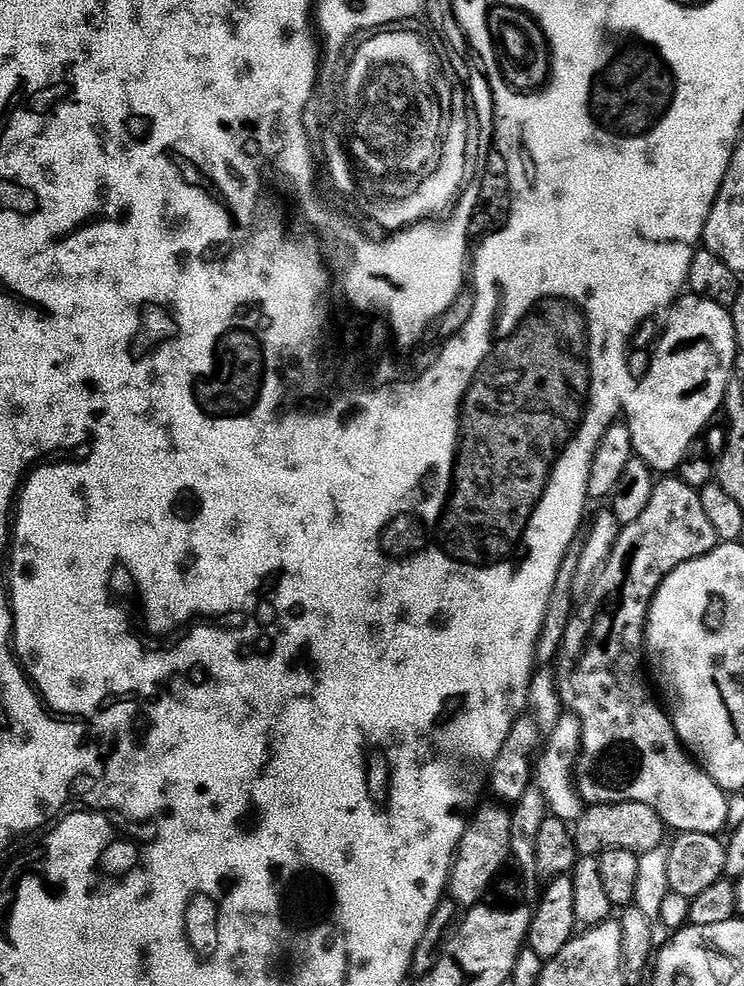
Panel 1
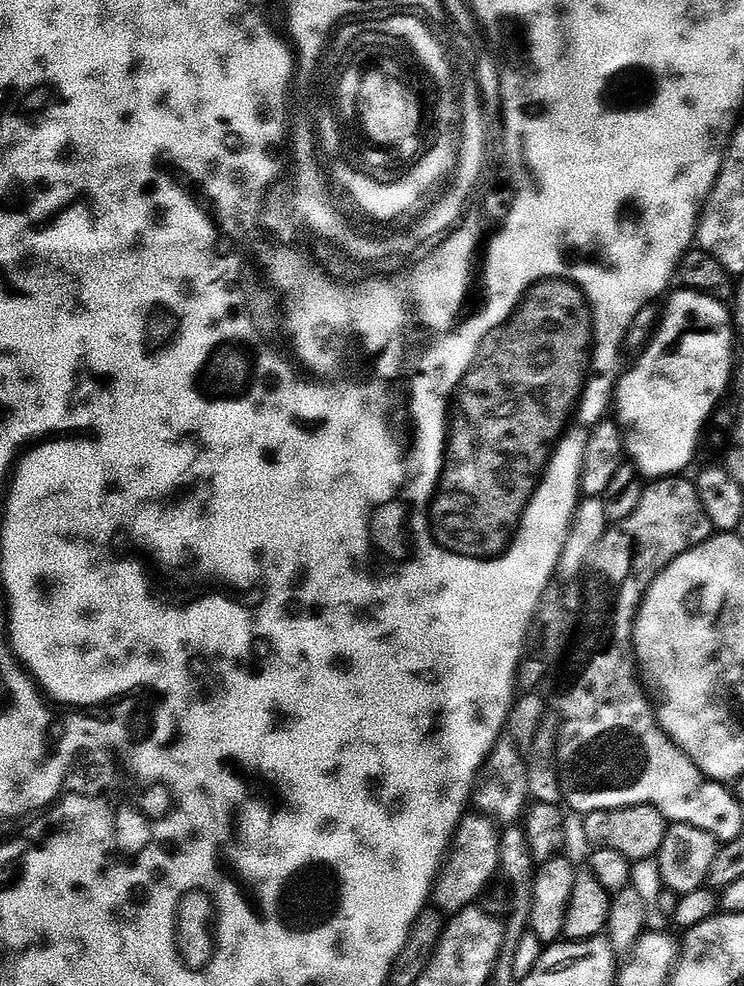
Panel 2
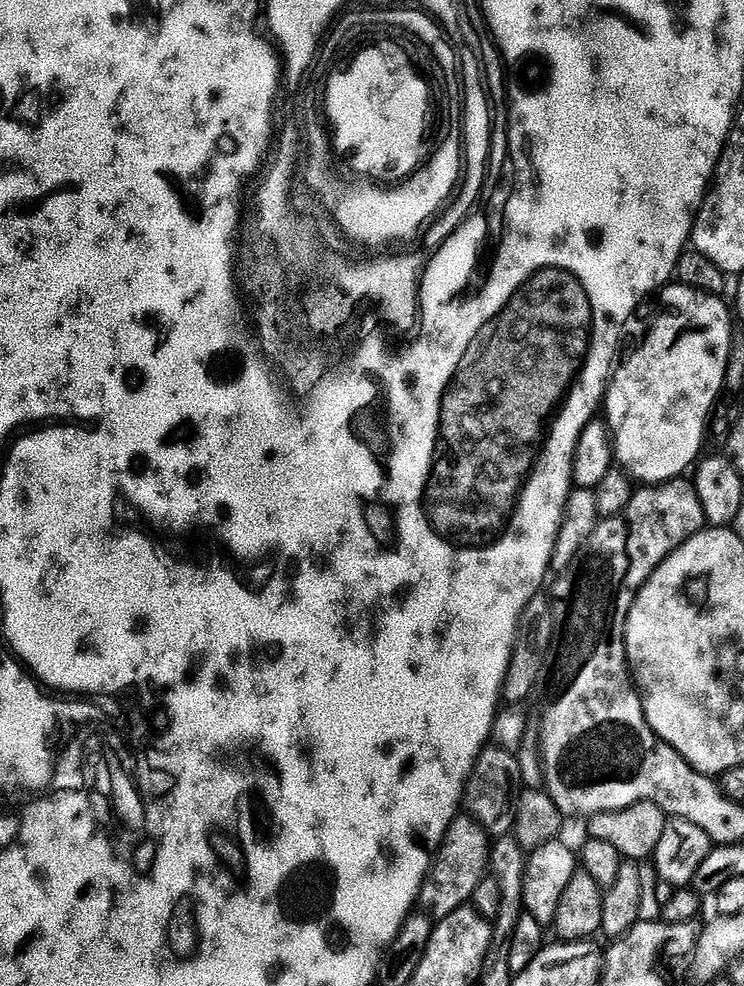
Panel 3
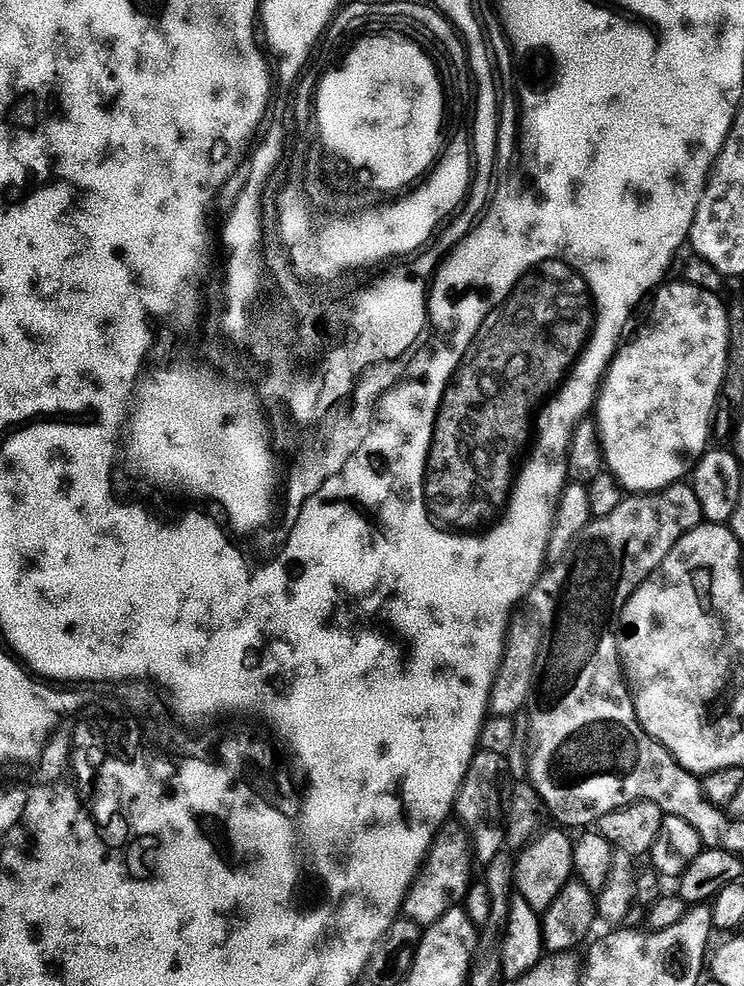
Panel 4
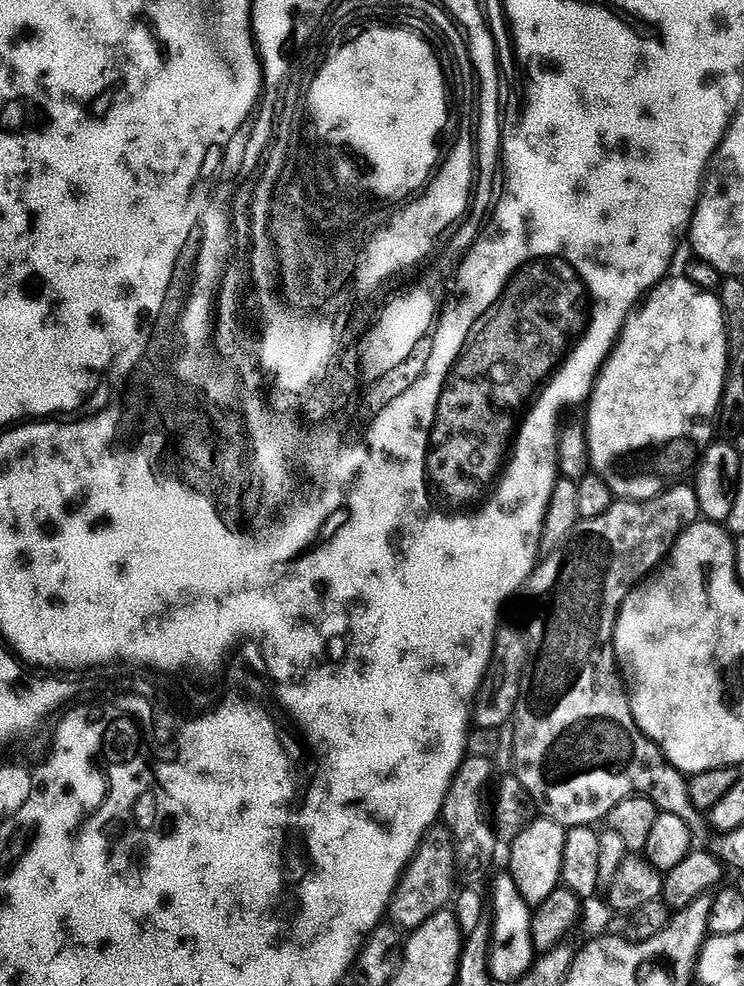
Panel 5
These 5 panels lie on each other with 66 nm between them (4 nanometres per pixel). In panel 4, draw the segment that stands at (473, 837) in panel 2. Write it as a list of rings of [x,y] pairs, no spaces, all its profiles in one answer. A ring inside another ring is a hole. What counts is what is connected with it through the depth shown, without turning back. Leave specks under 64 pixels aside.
[[[456,822],[445,824],[433,840],[424,867],[420,869],[416,883],[404,900],[403,915],[421,926],[438,922],[438,918],[442,918],[467,897],[474,883],[472,862],[474,864],[474,841],[468,829]]]

